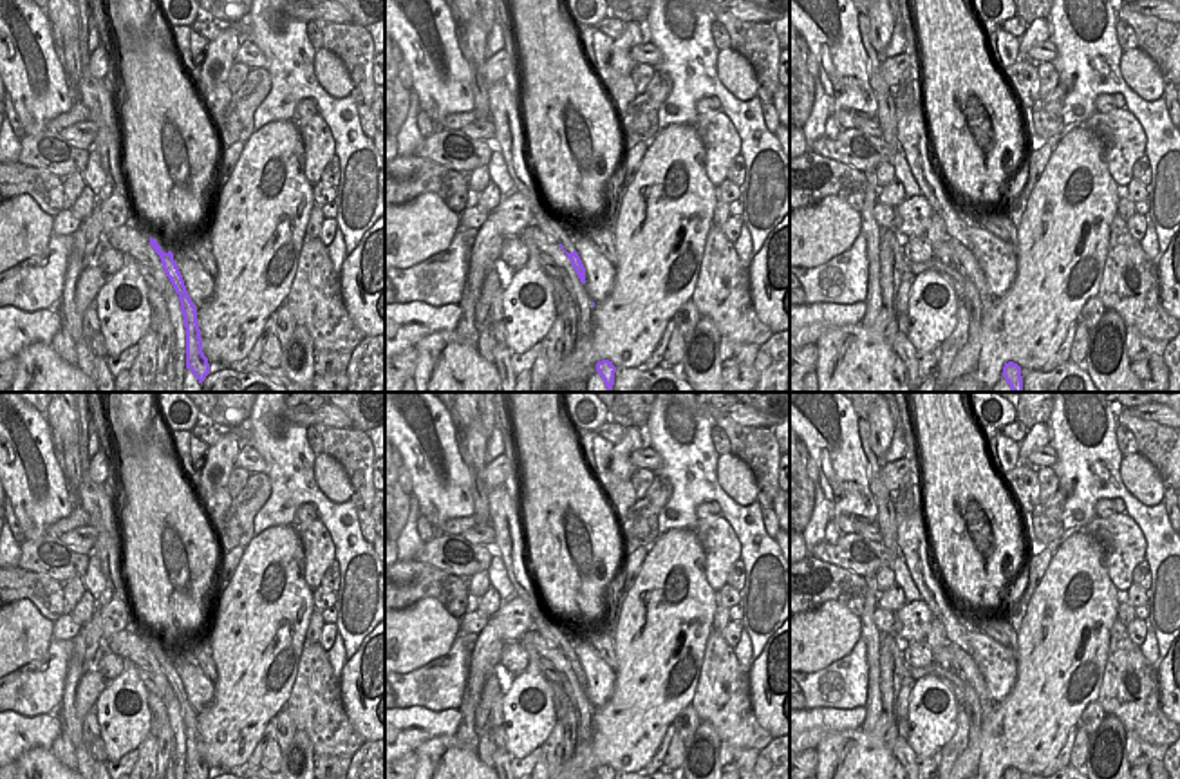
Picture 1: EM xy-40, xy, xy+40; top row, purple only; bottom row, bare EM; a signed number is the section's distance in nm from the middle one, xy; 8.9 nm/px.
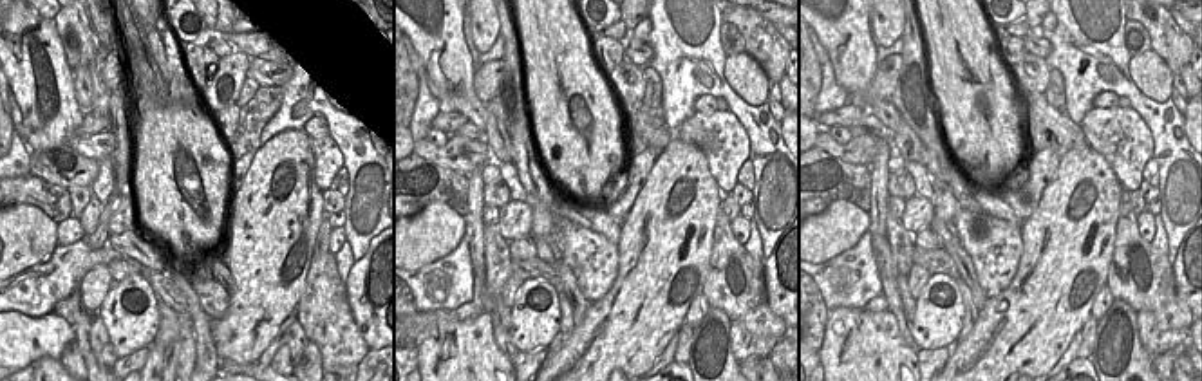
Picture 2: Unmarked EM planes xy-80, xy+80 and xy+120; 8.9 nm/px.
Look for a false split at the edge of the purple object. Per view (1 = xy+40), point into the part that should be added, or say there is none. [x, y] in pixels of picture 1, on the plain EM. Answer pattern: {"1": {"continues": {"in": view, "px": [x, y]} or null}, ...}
{"1": {"continues": null}}

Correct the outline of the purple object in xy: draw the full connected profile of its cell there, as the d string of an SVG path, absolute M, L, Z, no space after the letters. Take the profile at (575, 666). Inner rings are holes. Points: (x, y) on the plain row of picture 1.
M497 484L488 490L488 506L490 506L490 524L495 530L495 553L502 558L508 578L515 589L515 595L528 604L531 627L544 638L553 642L562 656L571 665L582 689L587 685L585 672L576 658L576 652L571 642L562 634L562 625L544 605L537 584L533 582L526 558L524 558L524 535L522 524L515 522L511 528L508 515L504 513L504 492L508 486Z

